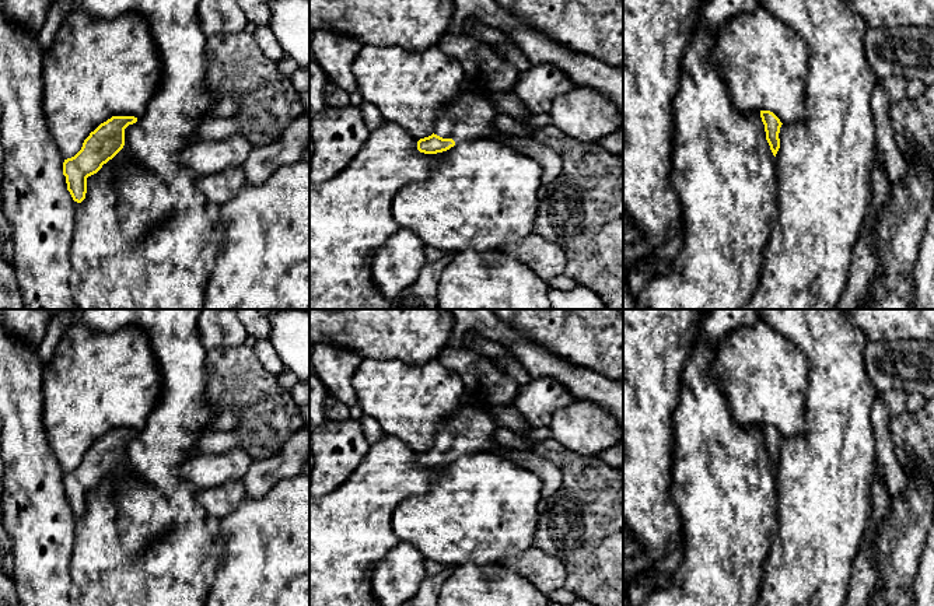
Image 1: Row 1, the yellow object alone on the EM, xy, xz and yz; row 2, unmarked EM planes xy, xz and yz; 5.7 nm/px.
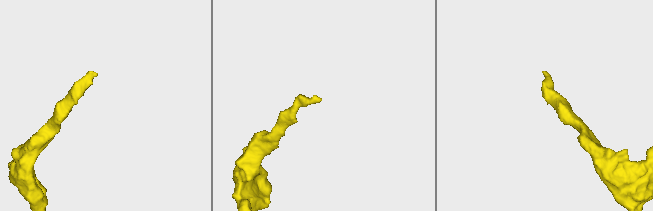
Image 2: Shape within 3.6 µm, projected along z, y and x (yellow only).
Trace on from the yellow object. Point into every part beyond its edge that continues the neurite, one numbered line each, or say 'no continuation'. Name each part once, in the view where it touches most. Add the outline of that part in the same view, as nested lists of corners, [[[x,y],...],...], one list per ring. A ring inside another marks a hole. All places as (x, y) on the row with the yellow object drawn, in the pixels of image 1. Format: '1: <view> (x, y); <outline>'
1: xz (471, 115); [[[463,88],[437,116],[434,134],[455,143],[493,139],[496,111],[483,94]]]

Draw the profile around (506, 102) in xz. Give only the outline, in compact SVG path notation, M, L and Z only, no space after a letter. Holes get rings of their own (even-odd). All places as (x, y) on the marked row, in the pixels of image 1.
M514 87L508 91L499 91L487 95L492 102L496 115L504 115L513 118L515 122L529 127L536 129L529 123L528 111L521 101L521 98L515 94Z

